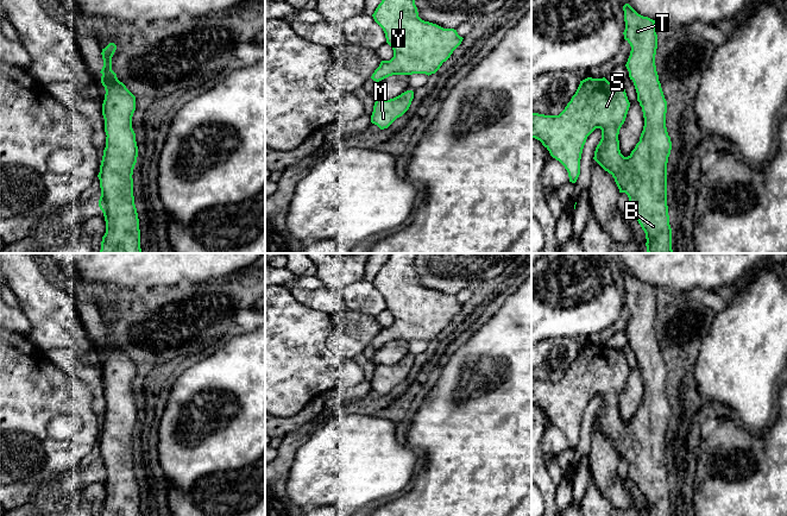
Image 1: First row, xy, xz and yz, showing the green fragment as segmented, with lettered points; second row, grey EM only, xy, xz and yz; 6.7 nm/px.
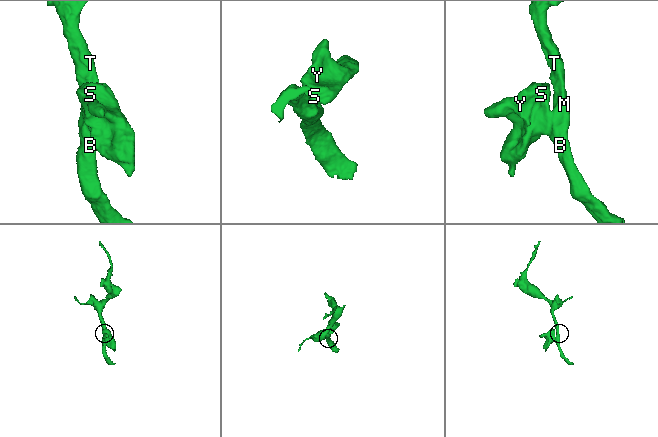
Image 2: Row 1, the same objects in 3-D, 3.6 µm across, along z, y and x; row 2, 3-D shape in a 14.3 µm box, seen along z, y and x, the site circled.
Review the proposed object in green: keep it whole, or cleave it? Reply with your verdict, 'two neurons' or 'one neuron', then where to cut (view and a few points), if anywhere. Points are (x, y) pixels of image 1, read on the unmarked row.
one neuron | no cut

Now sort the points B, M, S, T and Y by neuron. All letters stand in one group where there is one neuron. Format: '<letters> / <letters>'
B M S T Y

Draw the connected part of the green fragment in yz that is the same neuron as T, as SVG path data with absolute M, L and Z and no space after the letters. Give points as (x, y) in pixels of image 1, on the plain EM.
M629 270L623 272L623 277L625 288L623 301L631 313L625 333L634 348L644 384L643 397L635 415L628 423L621 420L618 401L630 369L623 351L609 348L605 344L587 344L580 347L575 360L559 382L531 379L531 404L542 409L550 422L565 433L569 448L575 449L580 441L580 426L586 405L596 395L600 395L602 405L593 426L612 441L619 459L628 461L629 480L637 485L644 497L647 516L672 516L667 472L667 429L672 408L666 394L667 367L655 332L657 315L655 287L638 281Z

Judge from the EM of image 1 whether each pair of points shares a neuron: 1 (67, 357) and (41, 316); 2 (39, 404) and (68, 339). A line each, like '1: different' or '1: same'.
1: different
2: different

